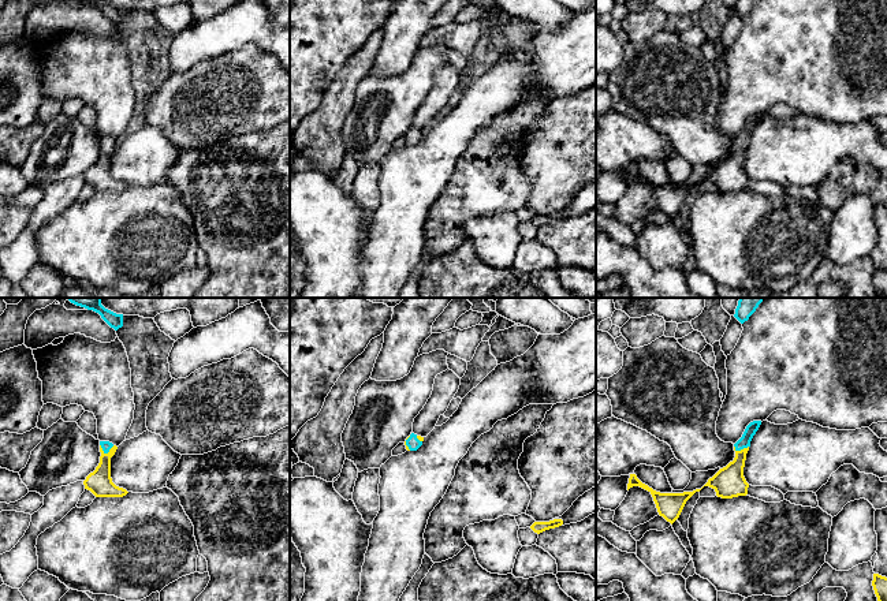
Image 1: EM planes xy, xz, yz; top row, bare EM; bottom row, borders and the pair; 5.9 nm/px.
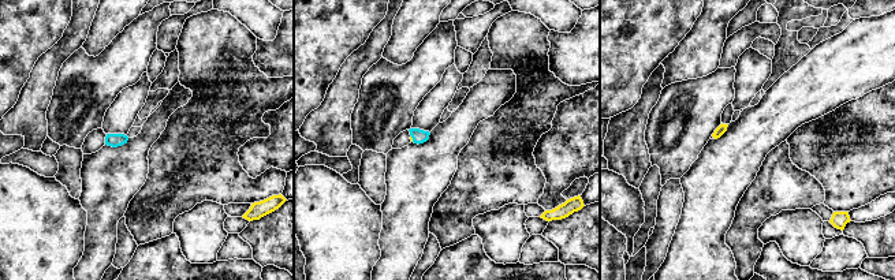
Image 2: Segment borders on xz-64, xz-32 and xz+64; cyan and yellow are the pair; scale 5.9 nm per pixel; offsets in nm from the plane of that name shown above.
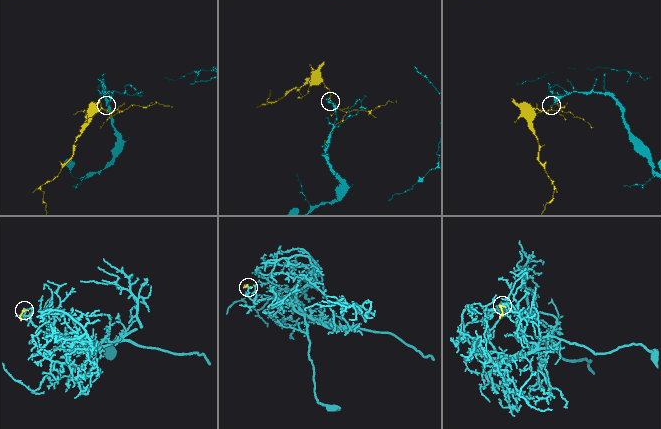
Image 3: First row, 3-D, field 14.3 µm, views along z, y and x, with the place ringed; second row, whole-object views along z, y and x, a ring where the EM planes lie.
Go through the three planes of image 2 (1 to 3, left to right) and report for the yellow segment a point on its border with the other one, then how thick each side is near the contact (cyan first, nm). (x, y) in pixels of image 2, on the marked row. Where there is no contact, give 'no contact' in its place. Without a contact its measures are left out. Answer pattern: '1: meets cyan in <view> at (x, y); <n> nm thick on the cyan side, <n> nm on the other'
1: no contact
2: meets cyan in xz-32 at (413, 140); 80 nm thick on the cyan side, 20 nm on the other
3: no contact

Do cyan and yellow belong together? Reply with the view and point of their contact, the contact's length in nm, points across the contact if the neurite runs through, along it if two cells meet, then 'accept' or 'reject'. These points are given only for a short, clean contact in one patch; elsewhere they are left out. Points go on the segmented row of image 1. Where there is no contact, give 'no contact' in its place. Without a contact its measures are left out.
xy (105, 452) | 90 nm | across xy (105, 445), (105, 452), (105, 463), (99, 482) | accept

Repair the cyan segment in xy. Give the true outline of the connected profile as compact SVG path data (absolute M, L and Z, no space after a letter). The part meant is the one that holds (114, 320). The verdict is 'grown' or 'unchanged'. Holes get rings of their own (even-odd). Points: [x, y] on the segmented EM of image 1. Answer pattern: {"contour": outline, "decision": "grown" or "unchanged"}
{"contour": "M66 298L71 303L93 310L115 331L123 326L123 314L116 314L101 305L101 298Z", "decision": "unchanged"}

